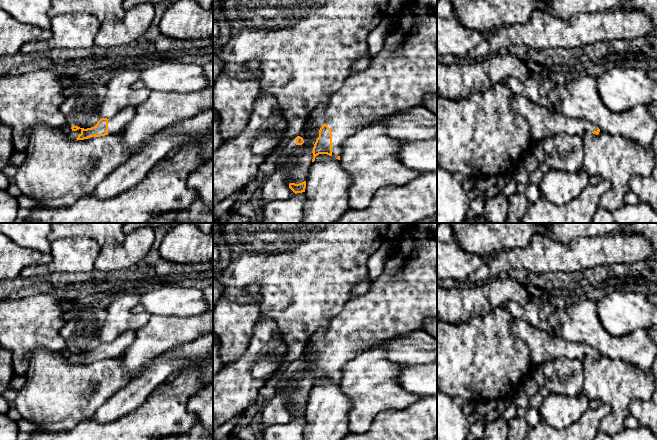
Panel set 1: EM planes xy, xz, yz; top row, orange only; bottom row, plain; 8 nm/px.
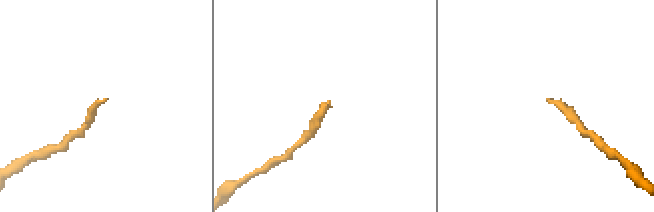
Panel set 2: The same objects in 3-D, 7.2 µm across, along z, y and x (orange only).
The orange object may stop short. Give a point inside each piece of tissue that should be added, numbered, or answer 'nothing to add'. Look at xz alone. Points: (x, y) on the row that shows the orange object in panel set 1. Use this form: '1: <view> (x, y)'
1: xz (400, 76)

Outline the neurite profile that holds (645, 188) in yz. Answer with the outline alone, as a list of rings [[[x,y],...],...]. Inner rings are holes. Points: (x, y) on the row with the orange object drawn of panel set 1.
[[[657,132],[651,149],[654,152],[653,172],[647,177],[633,175],[629,180],[629,189],[638,196],[640,202],[649,204],[657,211]]]

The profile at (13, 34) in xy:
[[[0,9],[0,57],[12,59],[24,44],[48,41],[51,36],[50,29],[19,22]]]

